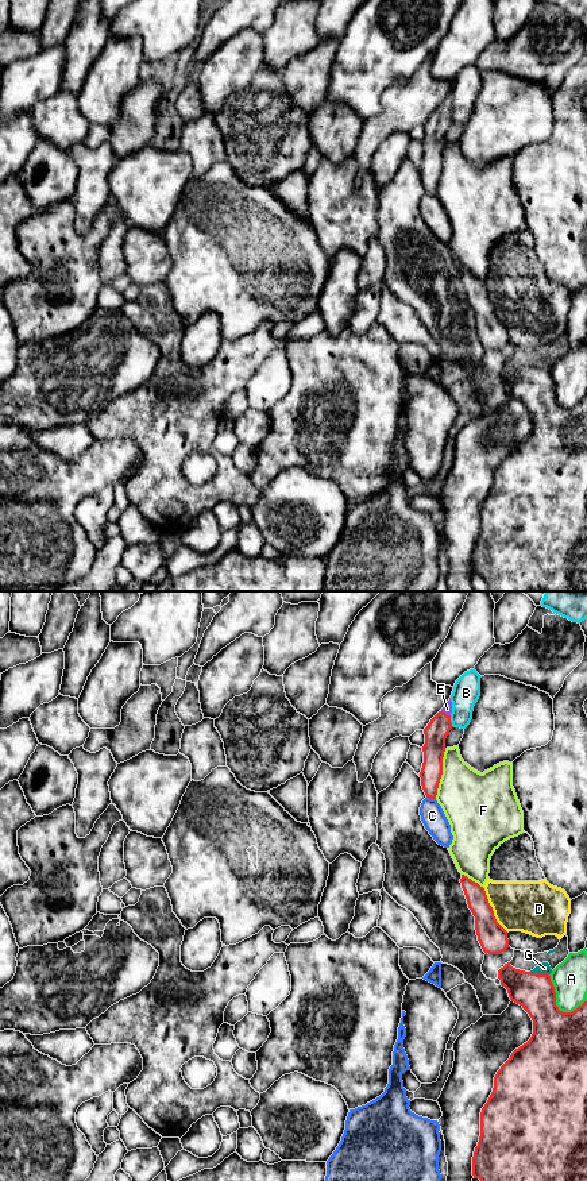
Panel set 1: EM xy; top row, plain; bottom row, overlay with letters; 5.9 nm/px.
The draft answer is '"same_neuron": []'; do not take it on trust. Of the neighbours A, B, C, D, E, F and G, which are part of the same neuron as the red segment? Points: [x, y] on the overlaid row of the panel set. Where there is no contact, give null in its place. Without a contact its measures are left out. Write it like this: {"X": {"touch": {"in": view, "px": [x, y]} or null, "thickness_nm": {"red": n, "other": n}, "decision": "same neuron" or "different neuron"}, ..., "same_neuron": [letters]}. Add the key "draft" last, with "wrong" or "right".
{"A": {"touch": {"in": "xy", "px": [556, 1006]}, "thickness_nm": {"red": 360, "other": 200}, "decision": "different neuron"}, "B": {"touch": {"in": "xy", "px": [450, 721]}, "thickness_nm": {"red": 140, "other": 160}, "decision": "different neuron"}, "C": {"touch": {"in": "xy", "px": [431, 798]}, "thickness_nm": {"red": 130, "other": 140}, "decision": "different neuron"}, "D": {"touch": {"in": "xy", "px": [491, 910]}, "thickness_nm": {"red": 170, "other": 320}, "decision": "different neuron"}, "E": {"touch": {"in": "xy", "px": [444, 713]}, "thickness_nm": {"red": 140, "other": 60}, "decision": "same neuron"}, "F": {"touch": {"in": "xy", "px": [441, 774]}, "thickness_nm": {"red": 130, "other": 360}, "decision": "different neuron"}, "G": {"touch": {"in": "xy", "px": [540, 975]}, "thickness_nm": {"red": 220, "other": 70}, "decision": "different neuron"}, "same_neuron": ["E"], "draft": "wrong"}

